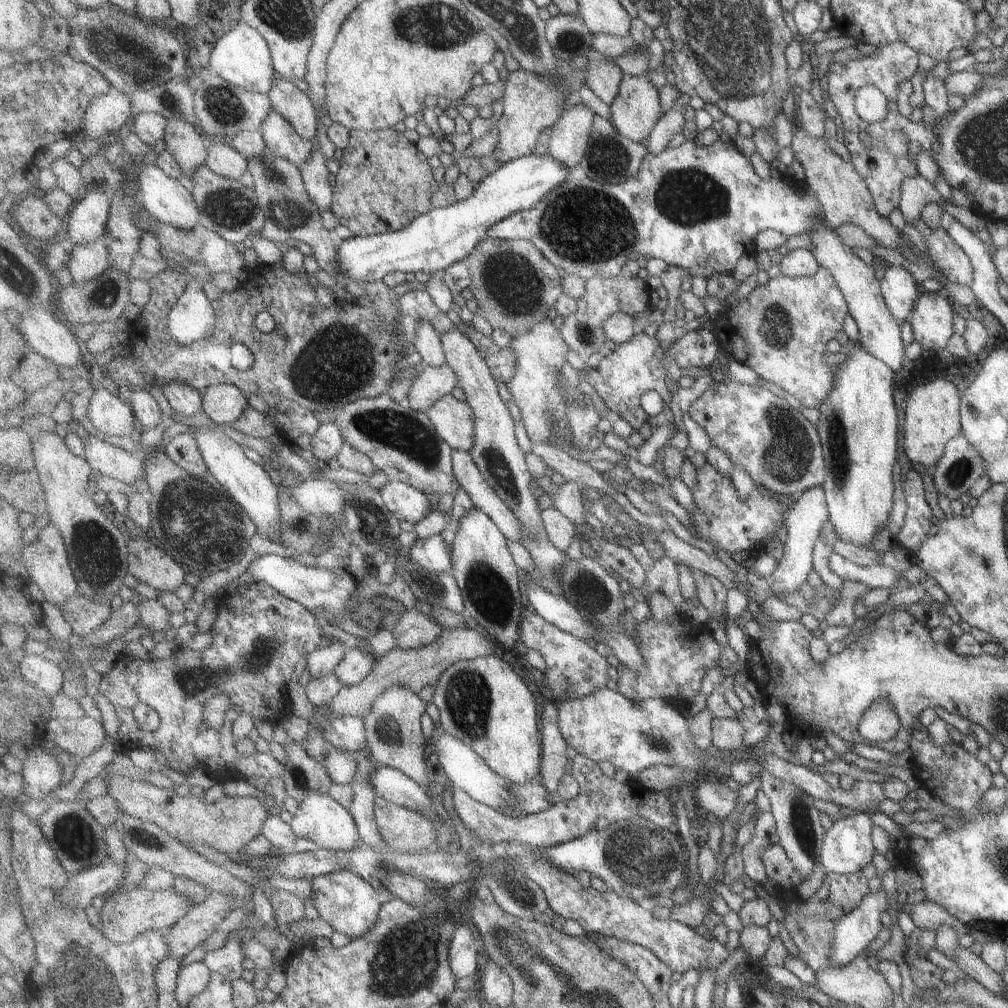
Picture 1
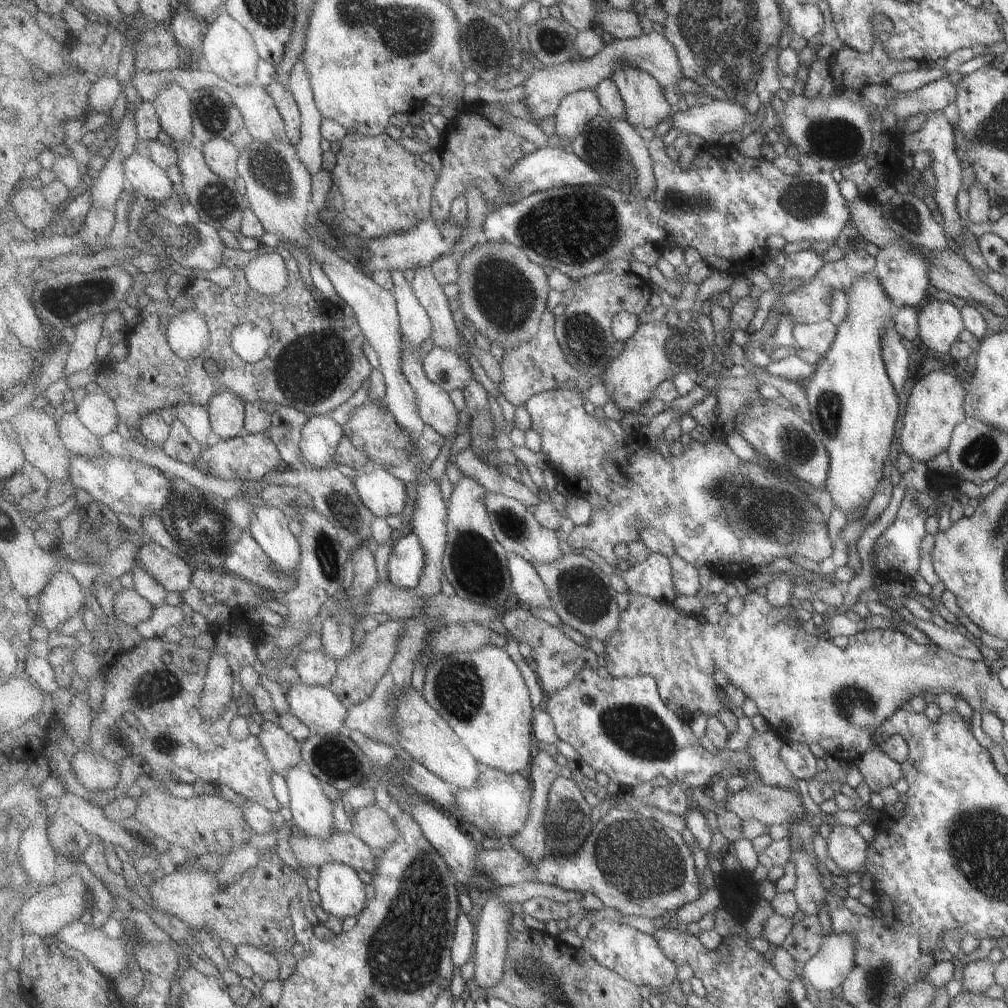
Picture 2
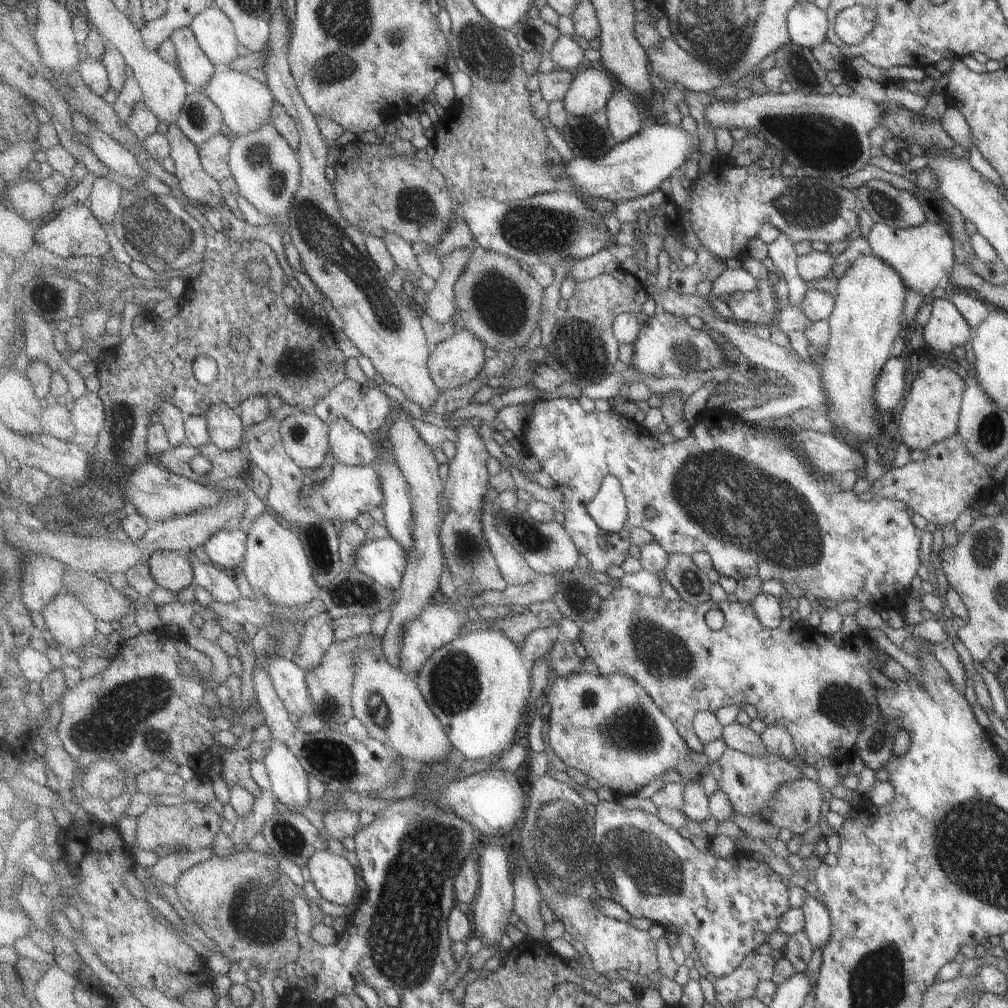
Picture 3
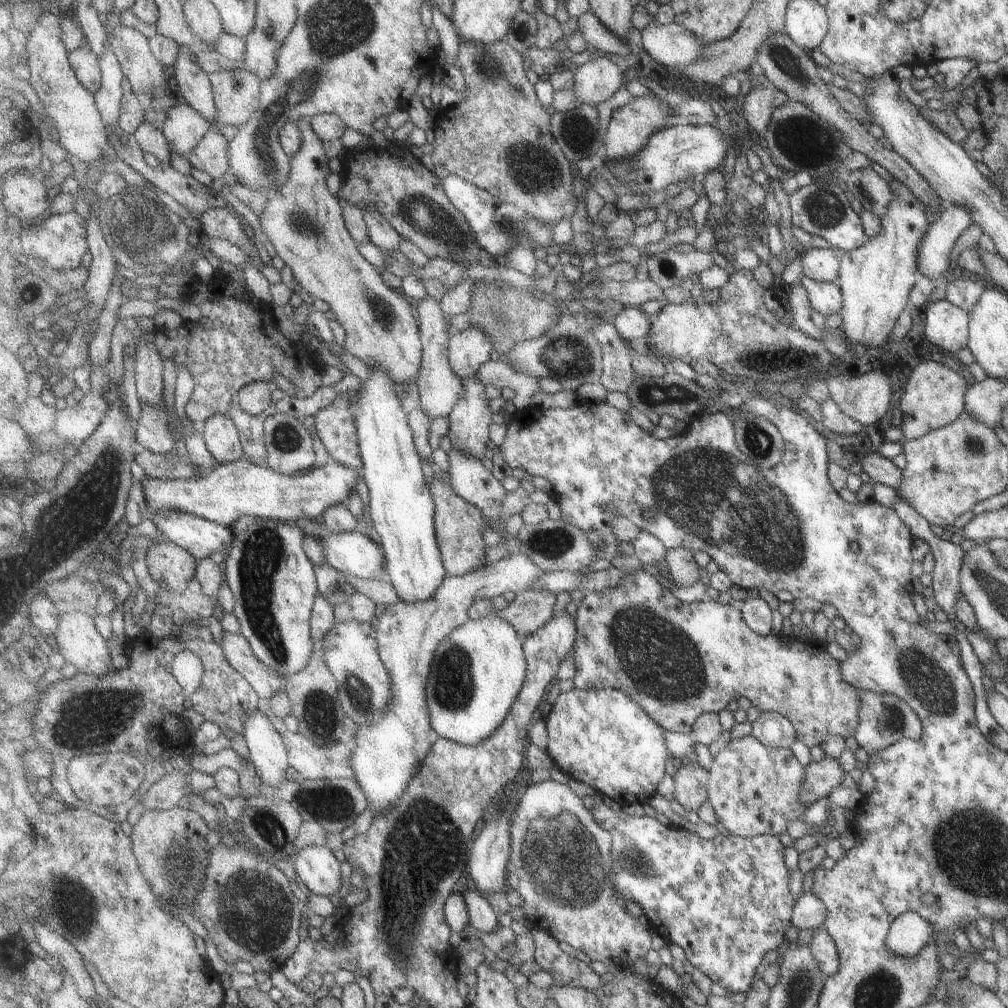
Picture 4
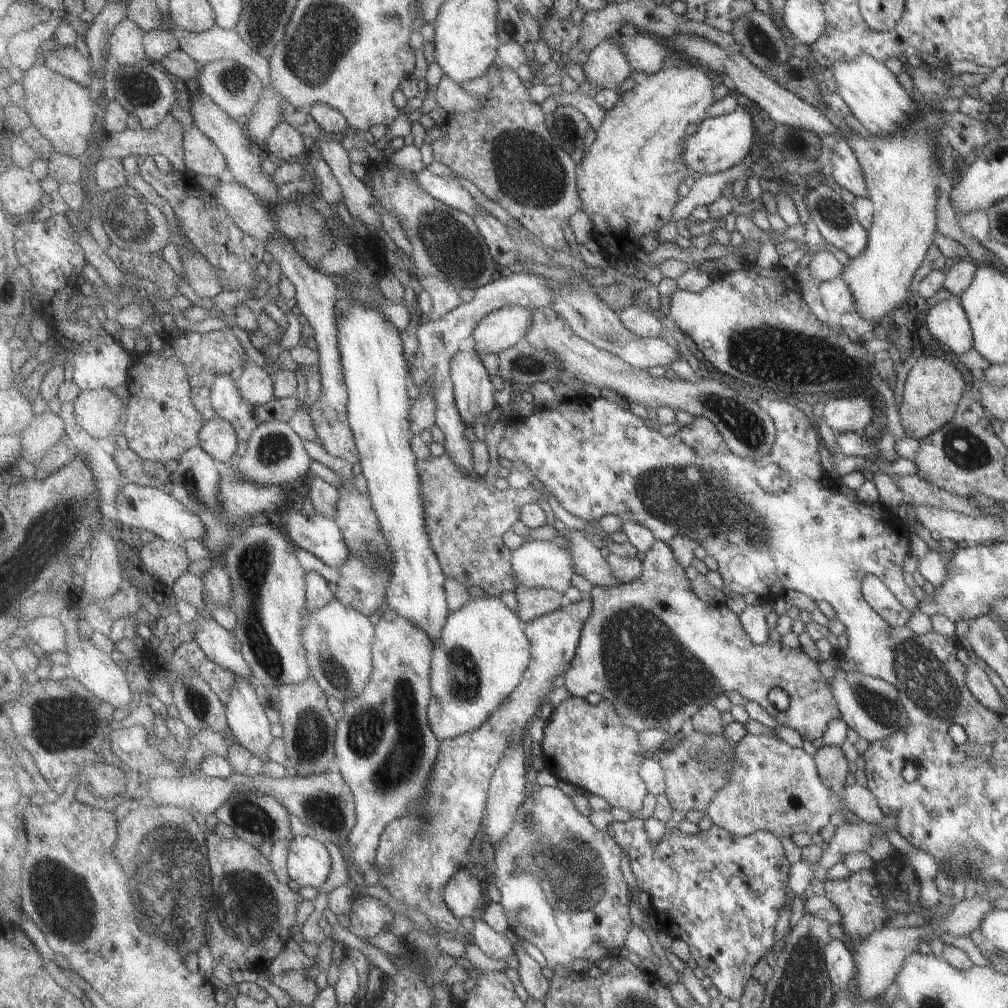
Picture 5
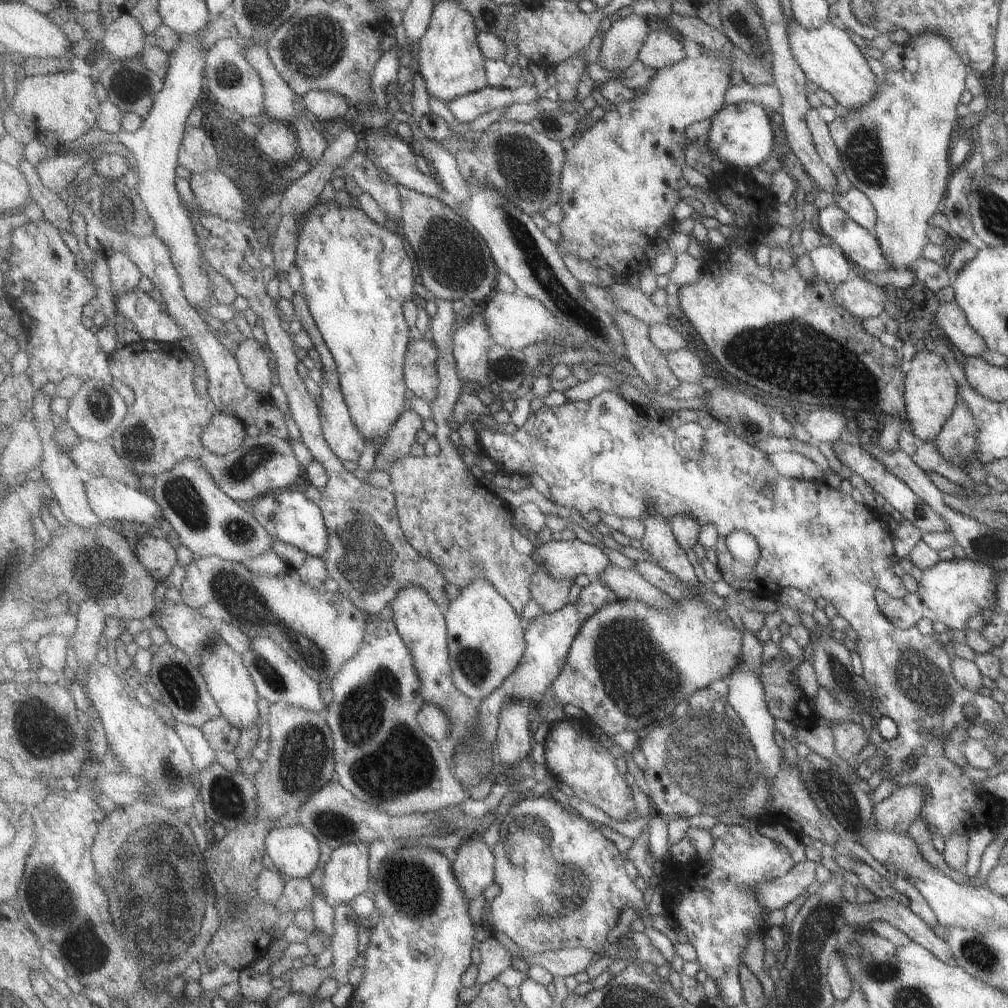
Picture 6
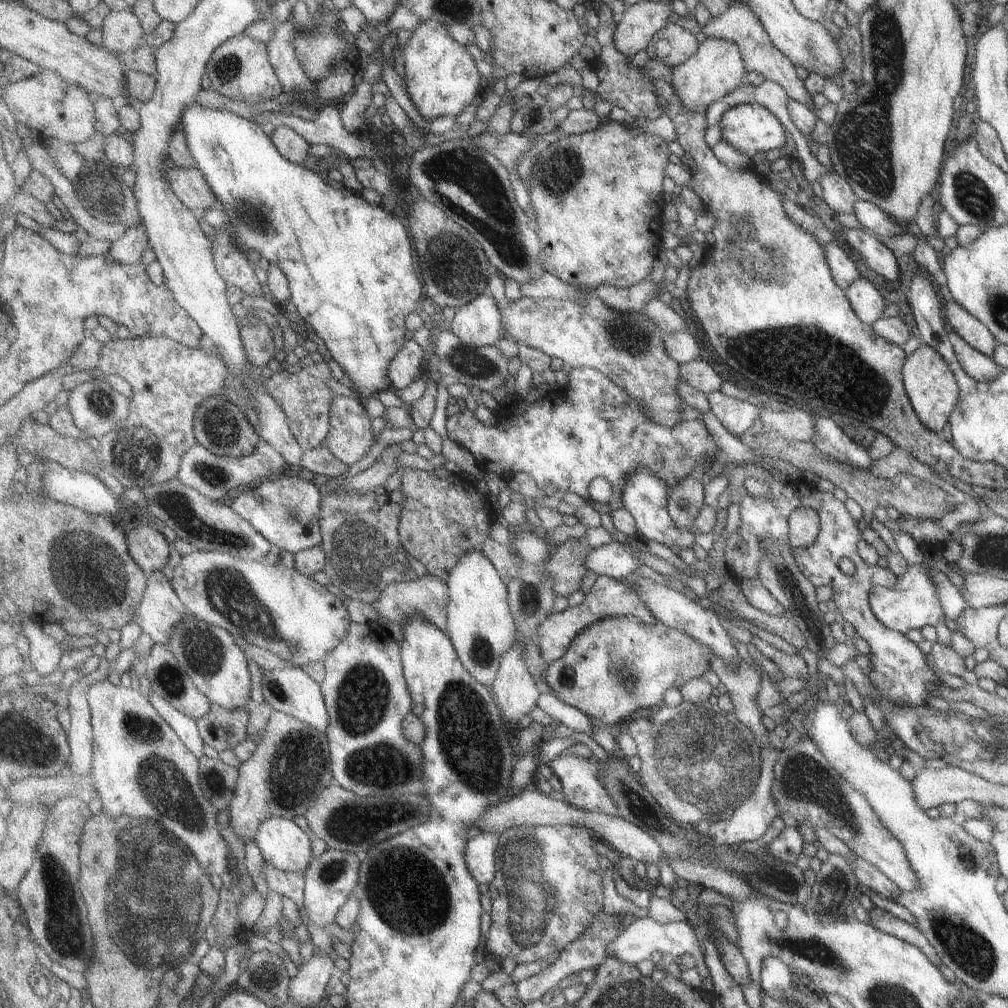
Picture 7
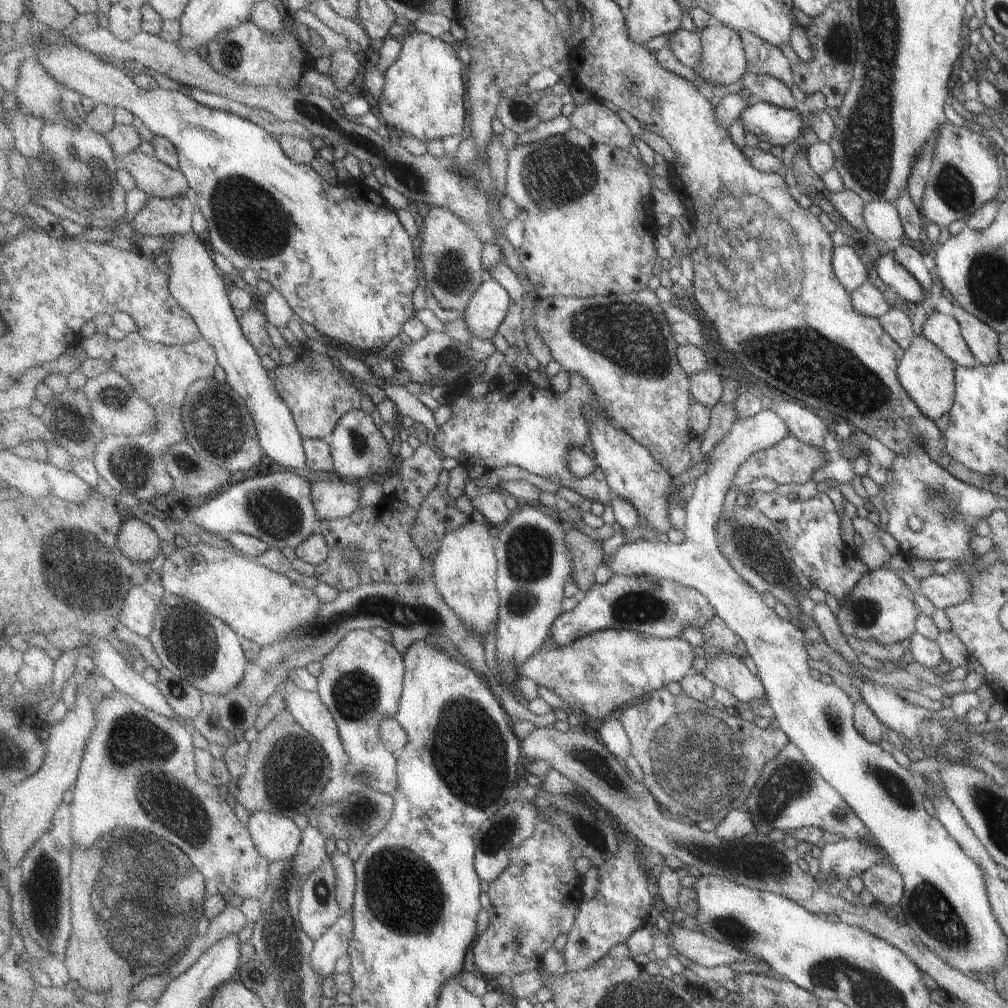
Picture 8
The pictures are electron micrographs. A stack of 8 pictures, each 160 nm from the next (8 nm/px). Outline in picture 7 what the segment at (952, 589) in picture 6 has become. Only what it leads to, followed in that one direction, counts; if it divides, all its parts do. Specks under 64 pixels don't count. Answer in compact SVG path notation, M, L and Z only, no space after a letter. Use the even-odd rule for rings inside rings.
M911 565L903 574L897 574L897 580L891 588L873 586L869 604L881 626L903 635L909 630L921 629L926 625L934 626L937 622L945 620L937 600L937 592L921 567L921 565Z

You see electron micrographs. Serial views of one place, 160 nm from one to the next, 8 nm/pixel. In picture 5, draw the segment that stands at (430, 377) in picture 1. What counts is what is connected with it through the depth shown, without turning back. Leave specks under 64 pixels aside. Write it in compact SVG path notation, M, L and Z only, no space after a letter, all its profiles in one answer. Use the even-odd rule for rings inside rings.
M505 305L491 311L479 321L469 344L480 354L499 354L515 344L528 333L532 323L532 309L519 305Z

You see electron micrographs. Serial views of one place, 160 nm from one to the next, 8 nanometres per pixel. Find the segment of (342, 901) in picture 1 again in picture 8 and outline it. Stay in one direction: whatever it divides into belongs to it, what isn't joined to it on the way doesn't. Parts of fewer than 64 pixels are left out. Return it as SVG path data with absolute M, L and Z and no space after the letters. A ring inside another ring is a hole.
M257 810L250 814L248 828L257 851L270 862L297 855L302 832L291 817Z

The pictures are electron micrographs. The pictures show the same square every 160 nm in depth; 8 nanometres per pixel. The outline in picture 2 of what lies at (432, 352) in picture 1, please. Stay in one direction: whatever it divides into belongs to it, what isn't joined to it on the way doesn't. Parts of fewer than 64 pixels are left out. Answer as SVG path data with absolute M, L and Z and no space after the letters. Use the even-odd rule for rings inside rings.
M391 271L390 274L394 282L392 291L398 302L404 340L420 347L427 338L432 338L431 317L419 302L412 283L407 282L403 271Z

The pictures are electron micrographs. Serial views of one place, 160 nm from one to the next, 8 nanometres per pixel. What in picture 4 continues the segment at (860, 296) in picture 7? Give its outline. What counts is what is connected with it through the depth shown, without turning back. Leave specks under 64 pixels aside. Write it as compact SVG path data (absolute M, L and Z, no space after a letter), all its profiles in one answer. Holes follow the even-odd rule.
M805 277L804 285L807 287L811 308L824 317L839 314L843 296L837 282L816 281Z

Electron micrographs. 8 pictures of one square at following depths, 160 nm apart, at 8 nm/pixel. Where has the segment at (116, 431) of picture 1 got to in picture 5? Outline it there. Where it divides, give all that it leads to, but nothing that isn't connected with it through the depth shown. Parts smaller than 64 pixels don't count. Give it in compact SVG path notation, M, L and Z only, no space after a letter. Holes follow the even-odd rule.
M91 389L72 402L80 428L96 439L104 439L123 420L121 402L111 389ZM49 407L44 413L37 415L34 422L20 433L24 448L22 458L37 466L46 452L63 440L65 432L67 428L63 418Z

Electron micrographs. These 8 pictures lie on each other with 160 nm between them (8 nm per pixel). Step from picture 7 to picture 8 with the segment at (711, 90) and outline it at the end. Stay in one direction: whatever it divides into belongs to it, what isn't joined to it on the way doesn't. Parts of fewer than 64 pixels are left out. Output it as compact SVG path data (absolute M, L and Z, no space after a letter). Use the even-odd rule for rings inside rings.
M711 21L700 32L701 66L696 72L714 84L733 84L748 72L748 61L741 34L720 22Z

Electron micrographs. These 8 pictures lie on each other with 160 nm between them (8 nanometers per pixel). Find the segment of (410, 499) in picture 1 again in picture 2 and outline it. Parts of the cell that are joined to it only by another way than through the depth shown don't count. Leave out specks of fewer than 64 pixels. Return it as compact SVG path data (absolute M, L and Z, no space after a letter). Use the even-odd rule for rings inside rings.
M383 467L364 473L355 470L355 488L365 506L378 517L400 514L409 502L407 484Z

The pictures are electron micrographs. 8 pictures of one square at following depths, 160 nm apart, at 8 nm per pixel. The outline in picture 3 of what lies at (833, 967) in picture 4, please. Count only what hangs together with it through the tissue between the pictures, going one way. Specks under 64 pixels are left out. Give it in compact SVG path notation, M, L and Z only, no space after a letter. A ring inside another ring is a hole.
M806 892L802 909L805 915L806 927L804 928L817 948L825 948L829 942L832 931L832 922L829 909L825 908L815 896Z

